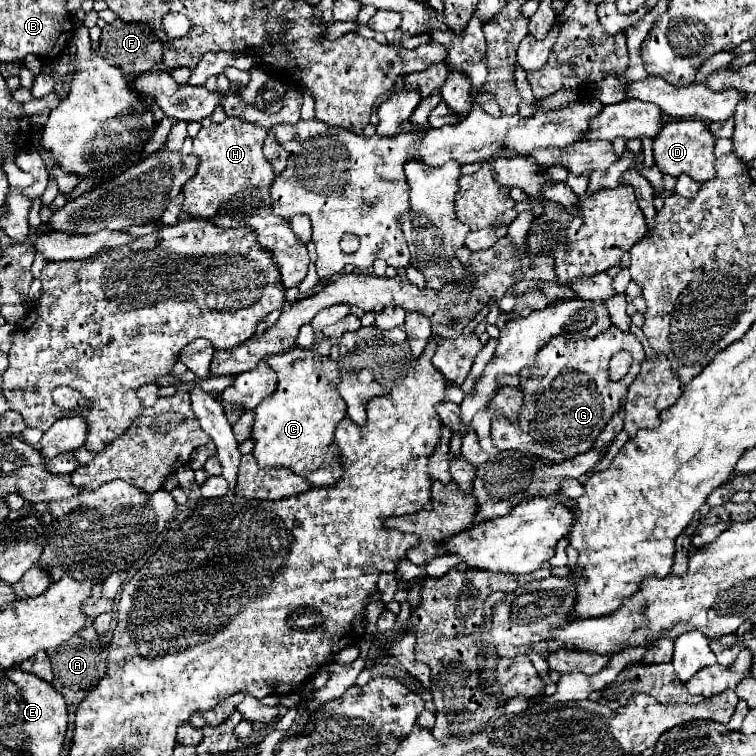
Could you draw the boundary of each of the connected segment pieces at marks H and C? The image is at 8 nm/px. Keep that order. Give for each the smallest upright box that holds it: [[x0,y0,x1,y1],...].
[[182,119,310,289],[252,347,346,487]]

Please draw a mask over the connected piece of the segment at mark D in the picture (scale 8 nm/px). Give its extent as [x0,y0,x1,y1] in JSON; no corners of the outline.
[654,119,714,183]

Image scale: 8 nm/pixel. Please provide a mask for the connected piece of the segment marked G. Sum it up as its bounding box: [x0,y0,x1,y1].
[492,325,644,463]

